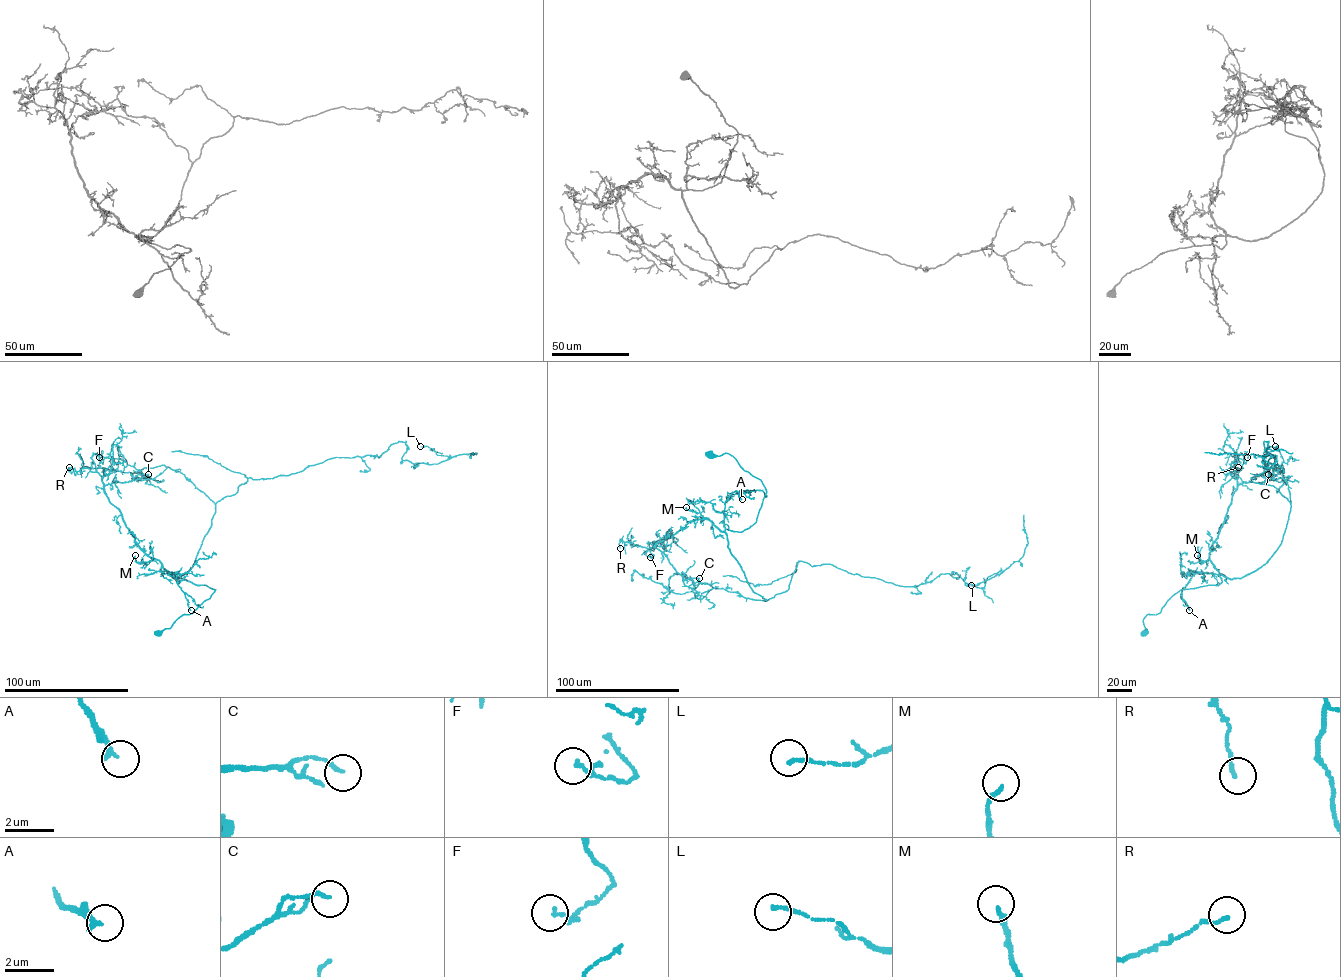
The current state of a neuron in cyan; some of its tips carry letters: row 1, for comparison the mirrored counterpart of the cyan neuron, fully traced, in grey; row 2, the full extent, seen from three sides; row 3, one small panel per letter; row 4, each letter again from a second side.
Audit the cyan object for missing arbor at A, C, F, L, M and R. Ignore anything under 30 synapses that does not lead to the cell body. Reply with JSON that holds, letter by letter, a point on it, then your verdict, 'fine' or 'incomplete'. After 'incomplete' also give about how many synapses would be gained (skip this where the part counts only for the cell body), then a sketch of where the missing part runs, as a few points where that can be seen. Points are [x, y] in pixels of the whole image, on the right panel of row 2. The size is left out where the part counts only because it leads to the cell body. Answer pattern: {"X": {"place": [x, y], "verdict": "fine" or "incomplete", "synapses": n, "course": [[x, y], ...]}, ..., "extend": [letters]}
{"A": {"place": [1189, 610], "verdict": "fine"}, "C": {"place": [1268, 474], "verdict": "fine"}, "F": {"place": [1247, 457], "verdict": "fine"}, "L": {"place": [1275, 446], "verdict": "fine"}, "M": {"place": [1197, 555], "verdict": "incomplete", "synapses": 70, "course": [[1197, 555], [1191, 546], [1184, 547]]}, "R": {"place": [1238, 467], "verdict": "fine"}, "extend": ["M"]}

